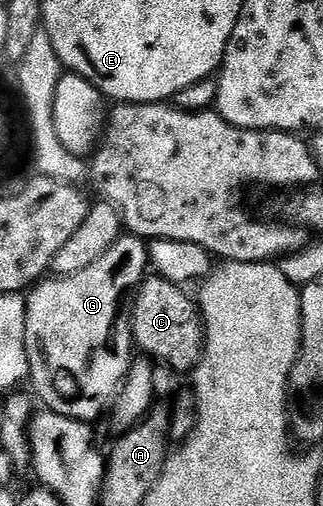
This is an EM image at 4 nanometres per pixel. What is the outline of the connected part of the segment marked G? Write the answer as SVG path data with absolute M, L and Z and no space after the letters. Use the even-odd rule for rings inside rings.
M122 235L117 242L107 251L107 255L103 255L103 259L95 259L95 263L91 263L91 267L87 267L87 271L79 271L79 275L71 275L70 277L57 277L42 280L40 283L32 286L27 293L27 304L25 307L25 346L27 347L27 359L29 360L29 376L28 380L33 381L31 386L32 392L36 394L46 410L50 413L58 413L59 415L67 415L76 421L86 423L96 422L96 417L101 412L108 410L113 402L117 399L122 385L125 384L125 376L129 373L129 366L135 360L135 346L133 343L133 332L131 331L131 323L129 322L129 311L133 294L140 287L142 281L147 276L147 270L150 268L149 251L146 242L142 238L132 235Z

